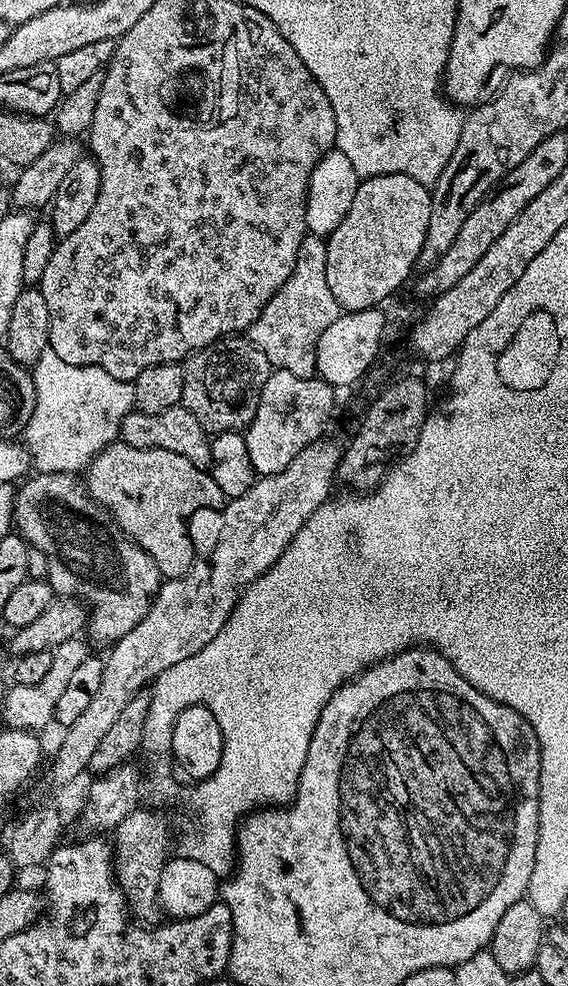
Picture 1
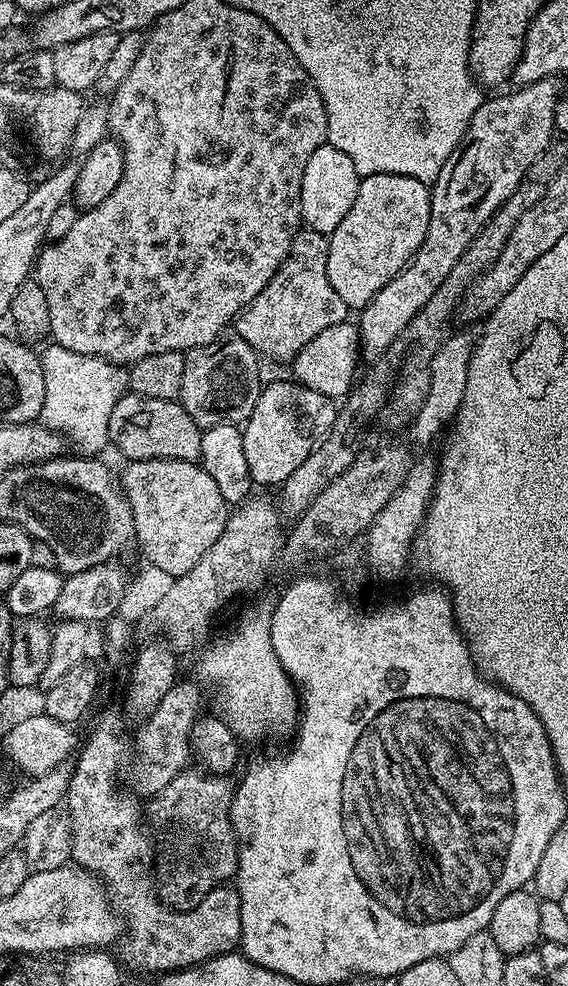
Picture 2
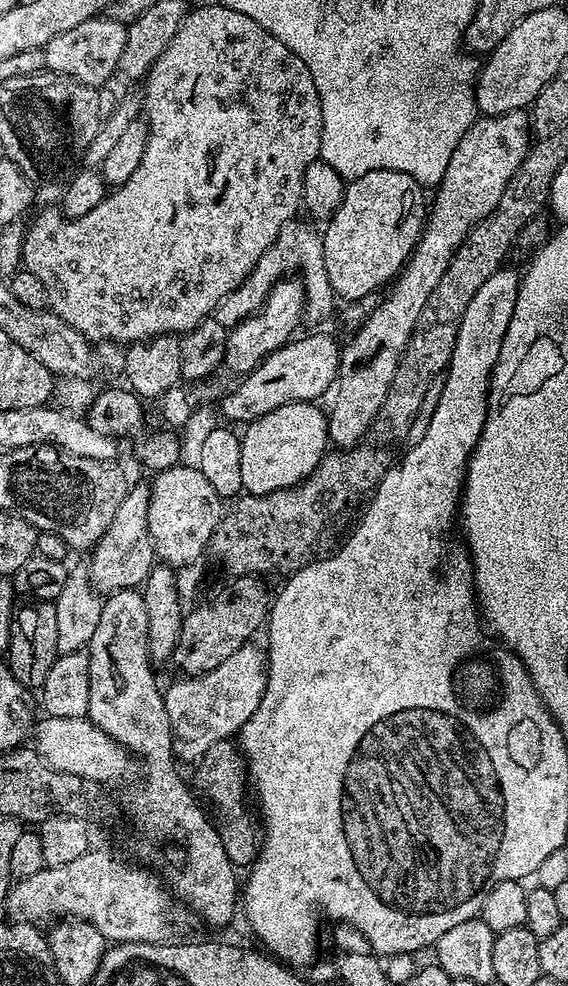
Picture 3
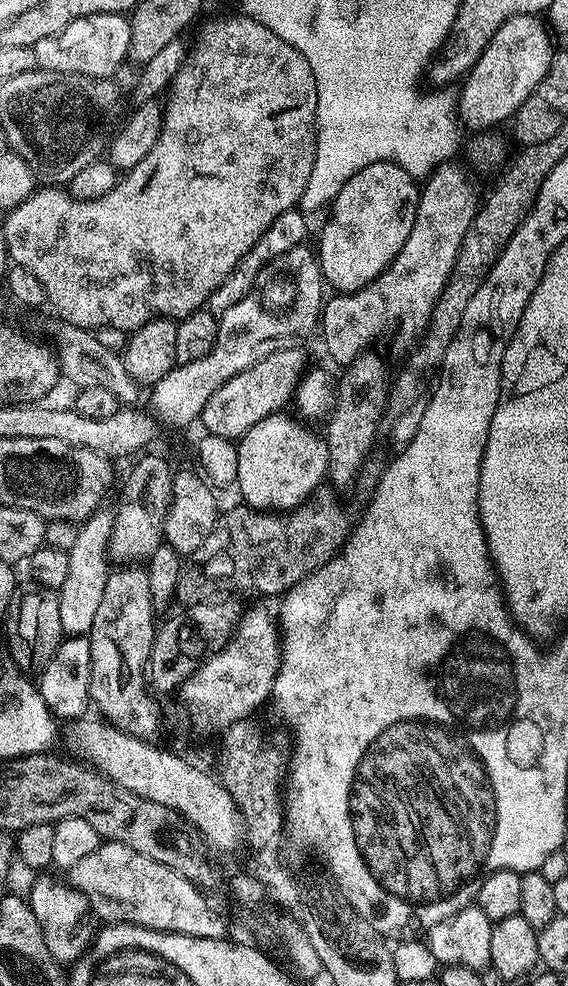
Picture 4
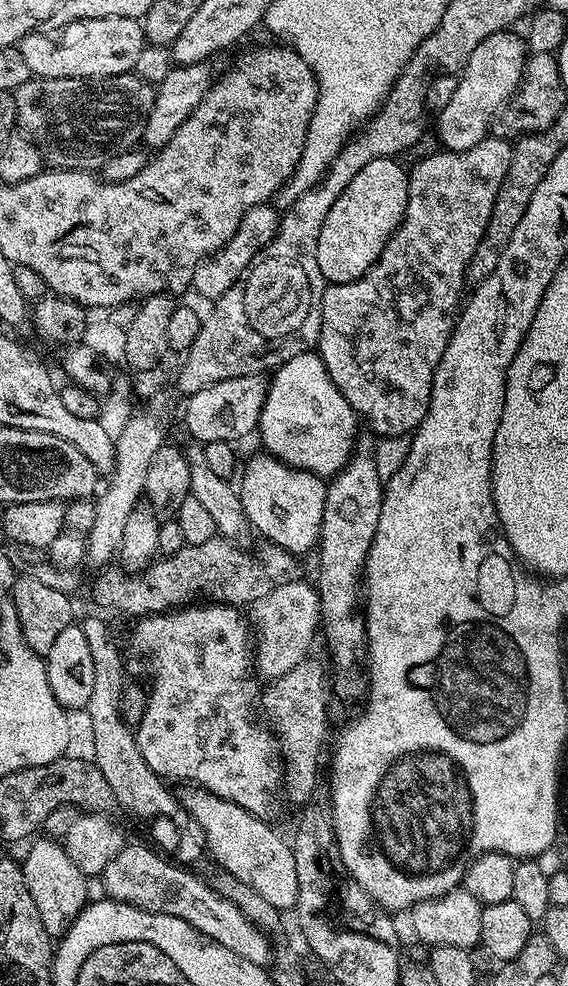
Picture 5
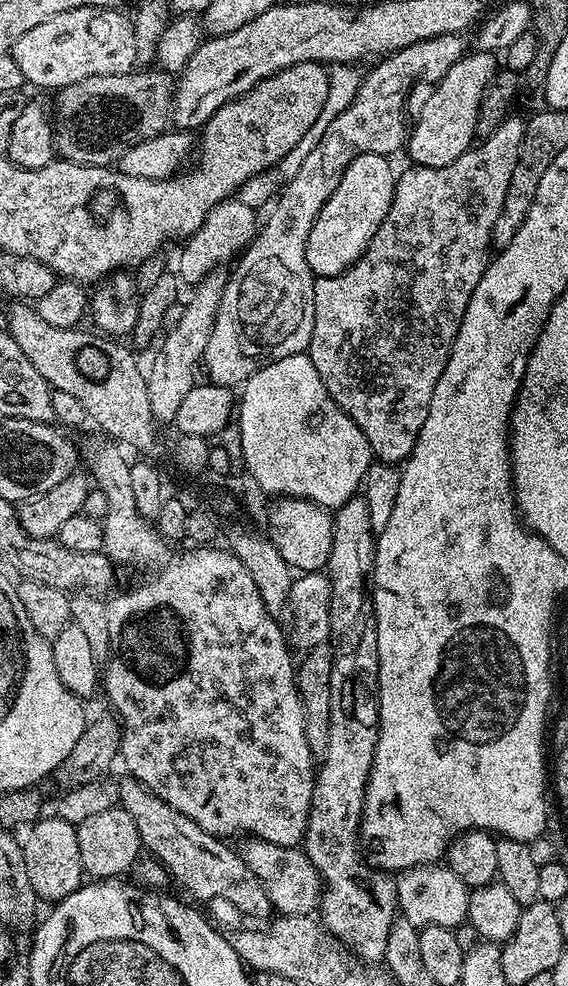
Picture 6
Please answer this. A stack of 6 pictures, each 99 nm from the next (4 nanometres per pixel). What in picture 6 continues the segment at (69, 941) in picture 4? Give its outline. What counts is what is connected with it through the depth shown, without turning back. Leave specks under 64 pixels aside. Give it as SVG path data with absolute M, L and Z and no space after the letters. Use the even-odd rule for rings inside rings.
M55 814L45 815L27 829L28 837L23 837L22 843L26 854L26 875L30 877L30 886L34 886L37 897L41 901L55 902L77 892L85 883L86 873L82 866L82 854L78 854L78 834L76 825L66 822Z

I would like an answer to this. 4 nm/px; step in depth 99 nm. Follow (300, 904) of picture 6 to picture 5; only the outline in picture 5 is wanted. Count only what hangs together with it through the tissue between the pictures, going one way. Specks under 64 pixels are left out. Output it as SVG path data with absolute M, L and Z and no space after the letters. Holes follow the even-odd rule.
M195 786L185 787L183 791L184 809L194 818L194 822L198 822L198 826L202 826L204 831L207 855L213 856L216 859L213 861L219 867L226 869L230 874L234 874L234 878L238 878L238 882L246 882L246 886L258 890L258 894L262 894L262 898L266 898L266 902L270 902L270 906L281 910L295 909L298 898L298 869L294 866L291 843L287 839L283 840L271 828L273 825L269 821L259 820L254 814L242 810L242 806L238 806L234 802L226 802L226 798L218 798L218 794L207 792L206 789Z

